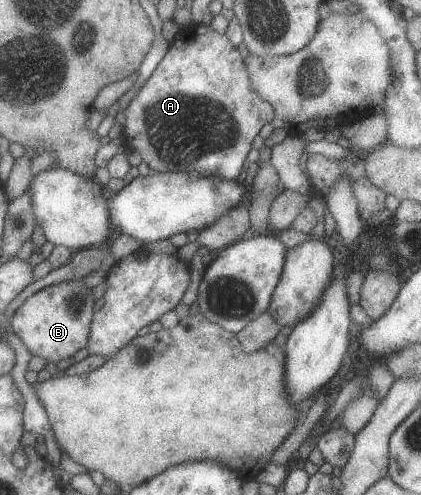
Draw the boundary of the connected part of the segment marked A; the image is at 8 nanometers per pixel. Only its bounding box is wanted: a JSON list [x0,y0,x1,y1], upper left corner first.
[125,25,276,180]

